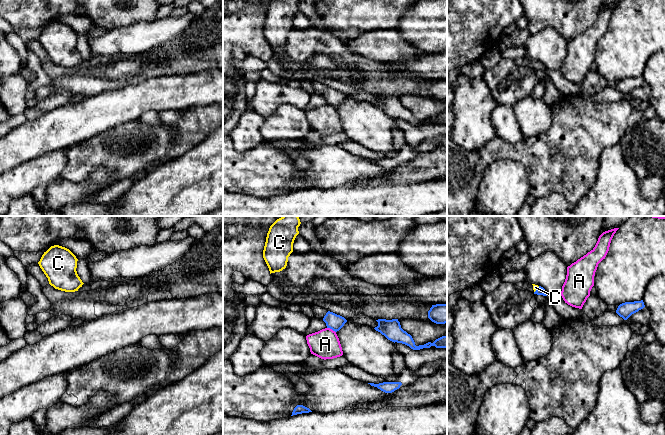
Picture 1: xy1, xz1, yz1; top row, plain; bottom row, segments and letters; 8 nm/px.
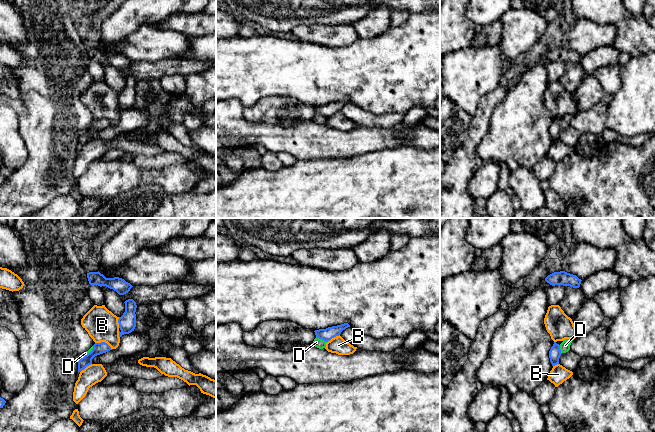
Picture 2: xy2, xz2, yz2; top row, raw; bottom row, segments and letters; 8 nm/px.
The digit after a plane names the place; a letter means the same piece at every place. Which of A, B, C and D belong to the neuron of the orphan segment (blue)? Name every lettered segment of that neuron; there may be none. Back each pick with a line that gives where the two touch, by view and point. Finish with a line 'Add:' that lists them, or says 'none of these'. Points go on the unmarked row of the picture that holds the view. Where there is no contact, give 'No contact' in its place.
C: Touches blue at yz1 (537, 65)
Add: C

